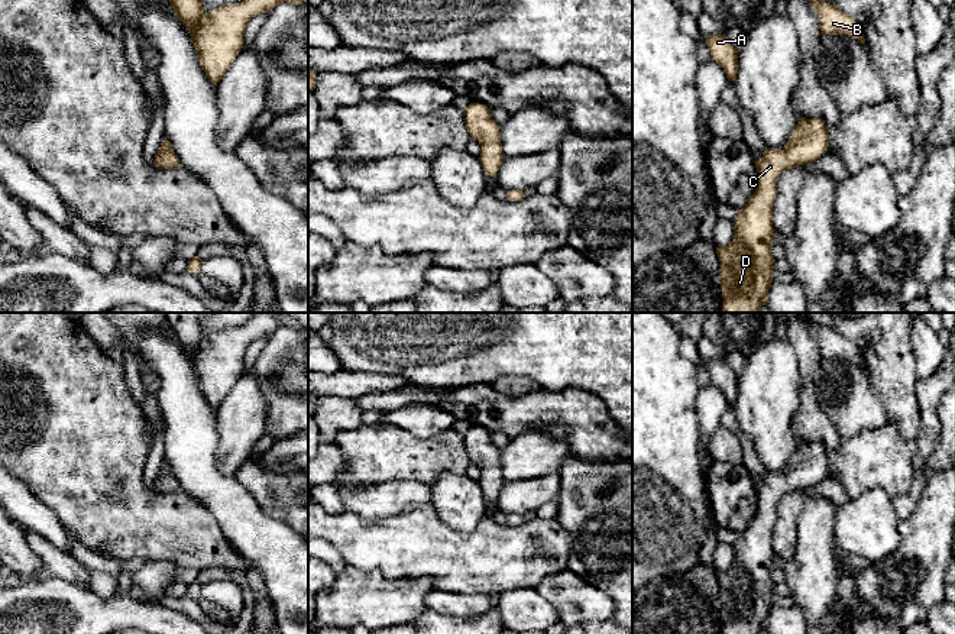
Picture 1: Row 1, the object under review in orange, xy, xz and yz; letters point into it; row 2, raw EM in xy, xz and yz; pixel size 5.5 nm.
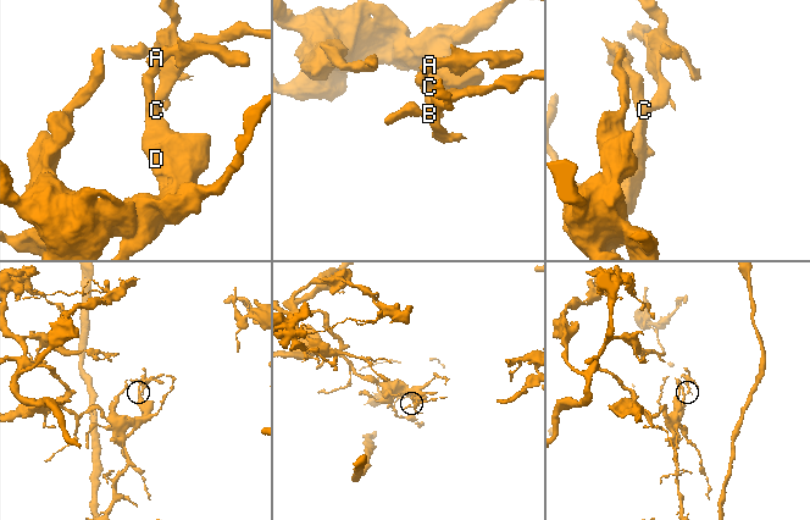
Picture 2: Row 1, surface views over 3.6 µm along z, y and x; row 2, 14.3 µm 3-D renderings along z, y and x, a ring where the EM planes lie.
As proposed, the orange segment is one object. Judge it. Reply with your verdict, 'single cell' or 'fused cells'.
single cell

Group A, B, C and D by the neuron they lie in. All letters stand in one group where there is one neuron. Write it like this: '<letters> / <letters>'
A B C D

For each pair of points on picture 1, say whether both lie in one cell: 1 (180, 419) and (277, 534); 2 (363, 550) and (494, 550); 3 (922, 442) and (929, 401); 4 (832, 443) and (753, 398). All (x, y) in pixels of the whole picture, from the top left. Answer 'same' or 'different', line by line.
1: same
2: same
3: same
4: different

